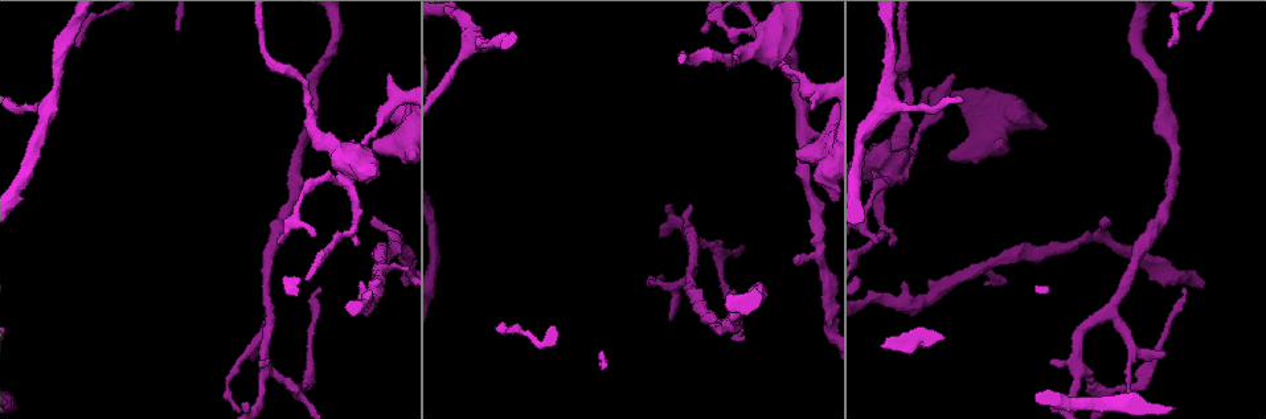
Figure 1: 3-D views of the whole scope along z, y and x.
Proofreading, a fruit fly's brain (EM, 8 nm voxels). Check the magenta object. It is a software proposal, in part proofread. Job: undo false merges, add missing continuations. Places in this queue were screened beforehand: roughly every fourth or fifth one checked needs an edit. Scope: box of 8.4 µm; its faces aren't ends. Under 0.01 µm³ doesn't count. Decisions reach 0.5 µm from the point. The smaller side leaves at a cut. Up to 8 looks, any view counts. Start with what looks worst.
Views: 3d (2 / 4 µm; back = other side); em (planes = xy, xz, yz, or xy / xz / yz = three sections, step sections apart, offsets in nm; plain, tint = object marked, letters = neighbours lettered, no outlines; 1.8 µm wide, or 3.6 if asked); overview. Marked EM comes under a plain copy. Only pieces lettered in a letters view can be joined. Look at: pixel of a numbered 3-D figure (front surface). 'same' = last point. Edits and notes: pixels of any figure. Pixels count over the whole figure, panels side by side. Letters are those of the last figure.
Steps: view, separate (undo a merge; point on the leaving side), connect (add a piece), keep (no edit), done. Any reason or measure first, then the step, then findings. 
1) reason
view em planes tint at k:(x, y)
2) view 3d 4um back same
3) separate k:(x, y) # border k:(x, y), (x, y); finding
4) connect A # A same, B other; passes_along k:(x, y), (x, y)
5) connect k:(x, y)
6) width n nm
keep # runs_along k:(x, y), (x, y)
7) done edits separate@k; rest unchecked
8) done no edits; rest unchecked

arms part here
view 3d 2um at 1:(378, 269)

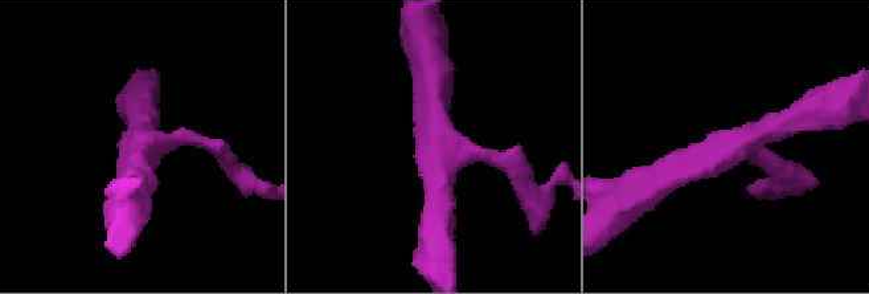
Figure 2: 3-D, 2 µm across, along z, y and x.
shape alone is not enough
view em yz step 4 tint at 2:(719, 153)

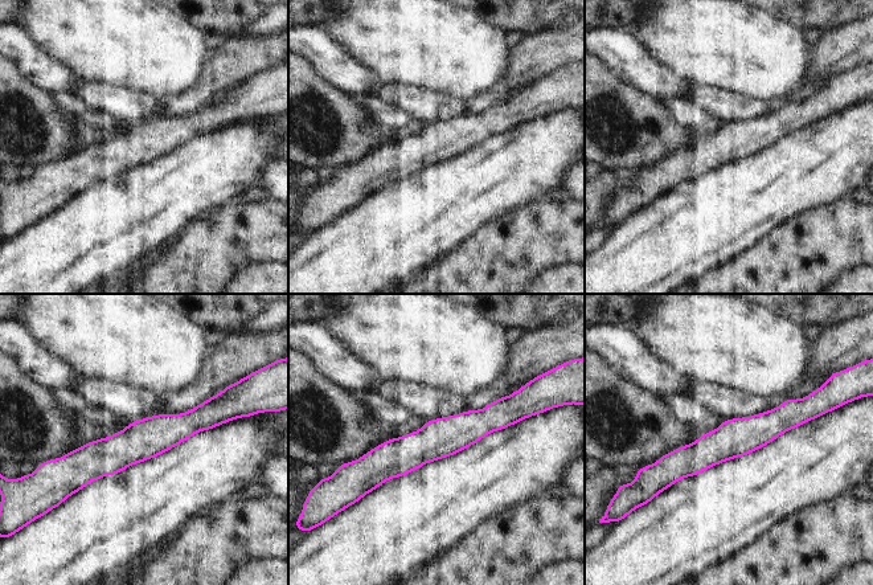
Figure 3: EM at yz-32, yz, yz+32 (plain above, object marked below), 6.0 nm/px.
view em planes letters same

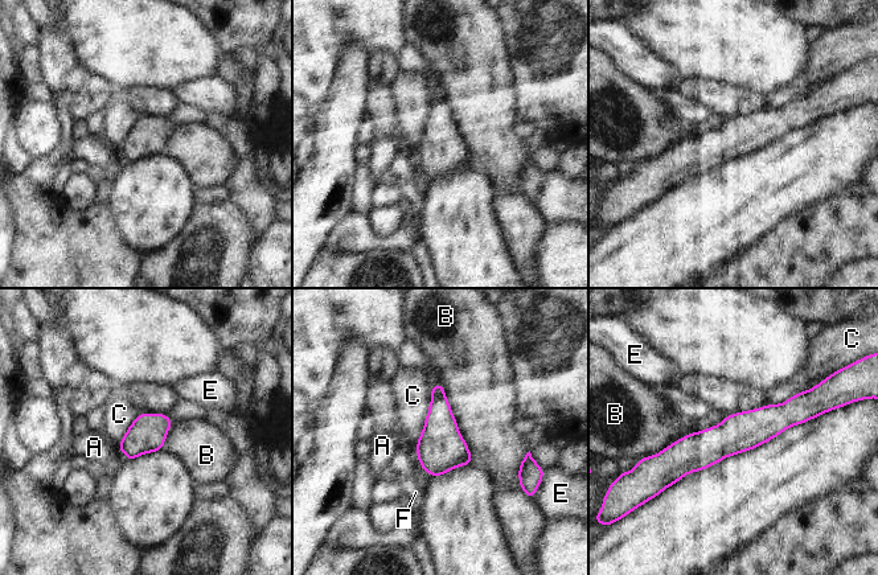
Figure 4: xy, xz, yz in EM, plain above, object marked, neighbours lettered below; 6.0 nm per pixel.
width 220 nm
keep # A other, B other, C other, E other, F other; runs_along 4:(812, 413), (660, 456); one neuron here

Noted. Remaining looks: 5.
free end
view 3d 4um back at 1:(280, 241)

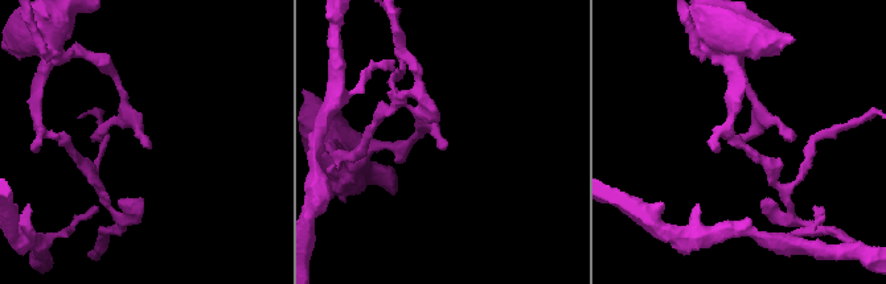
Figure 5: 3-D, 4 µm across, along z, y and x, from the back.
shape alone is not enough
view em yz step 4 letters at 5:(151, 148)

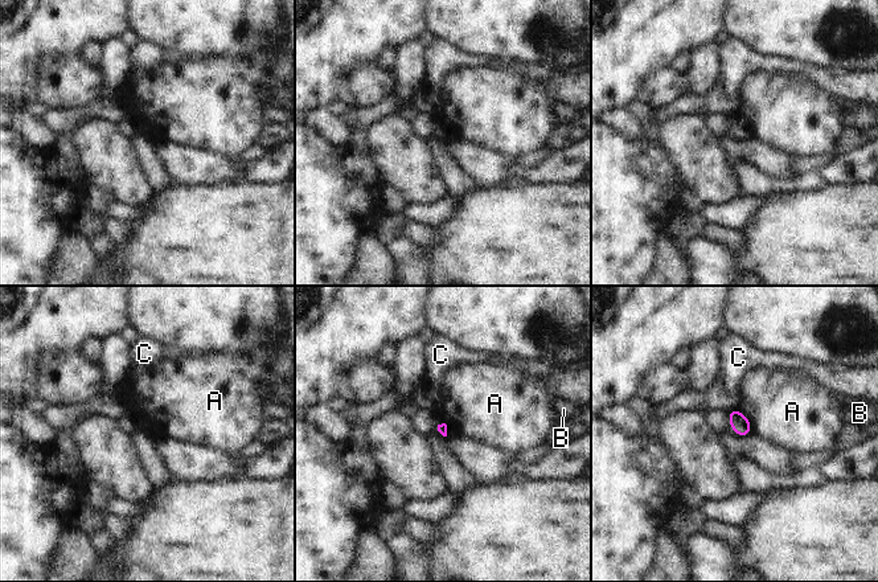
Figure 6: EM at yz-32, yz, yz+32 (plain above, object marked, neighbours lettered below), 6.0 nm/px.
view em xy step 8 letters same

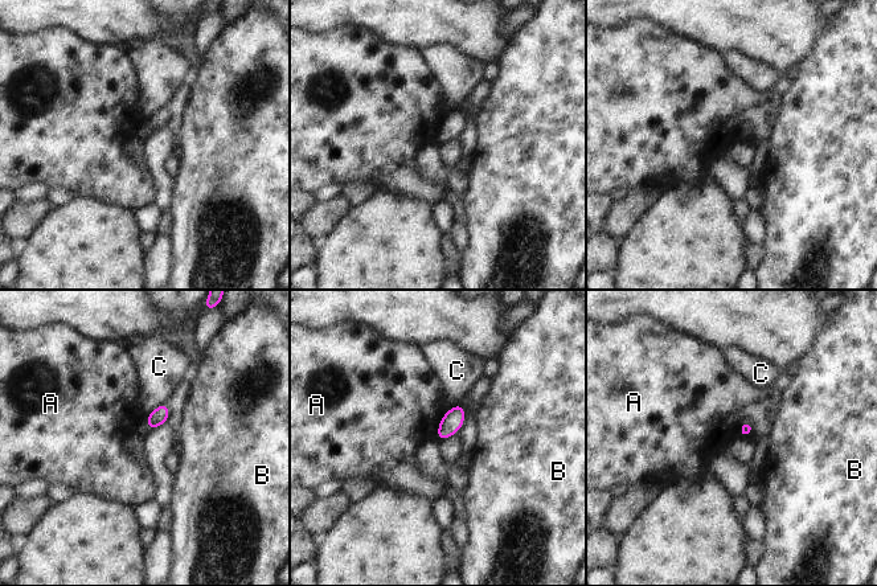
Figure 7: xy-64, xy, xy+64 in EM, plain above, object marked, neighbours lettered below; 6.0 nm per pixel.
keep # A other, B other, C other; border 7:(749, 421), (741, 425), (741, 437); none of them fits

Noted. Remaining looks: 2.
thick turns thin
view em 3.6um planes letters at 1:(997, 147)

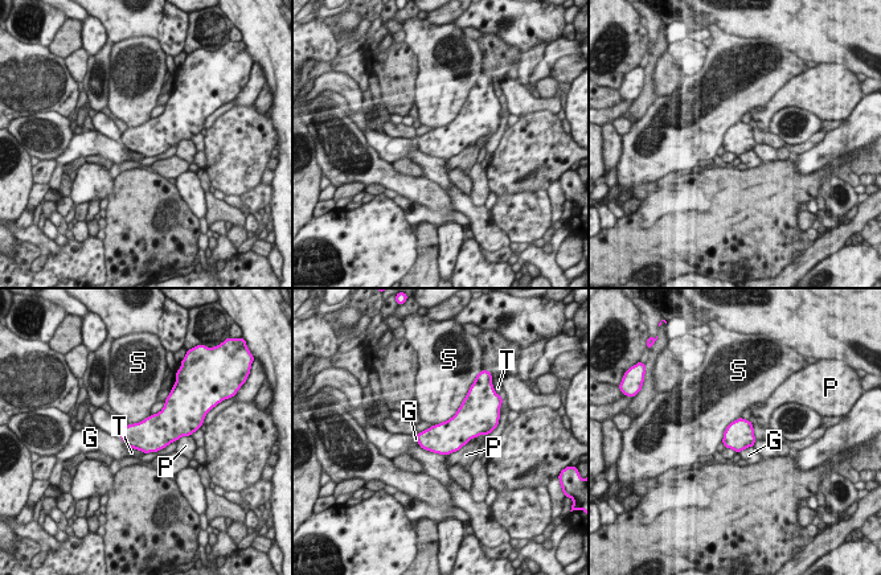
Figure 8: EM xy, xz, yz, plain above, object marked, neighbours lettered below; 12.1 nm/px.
keep # G other, P other, S other, T other; border 8:(130, 447), (144, 452); continuous, no second neuron

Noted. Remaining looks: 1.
done no edits; rest unchecked

